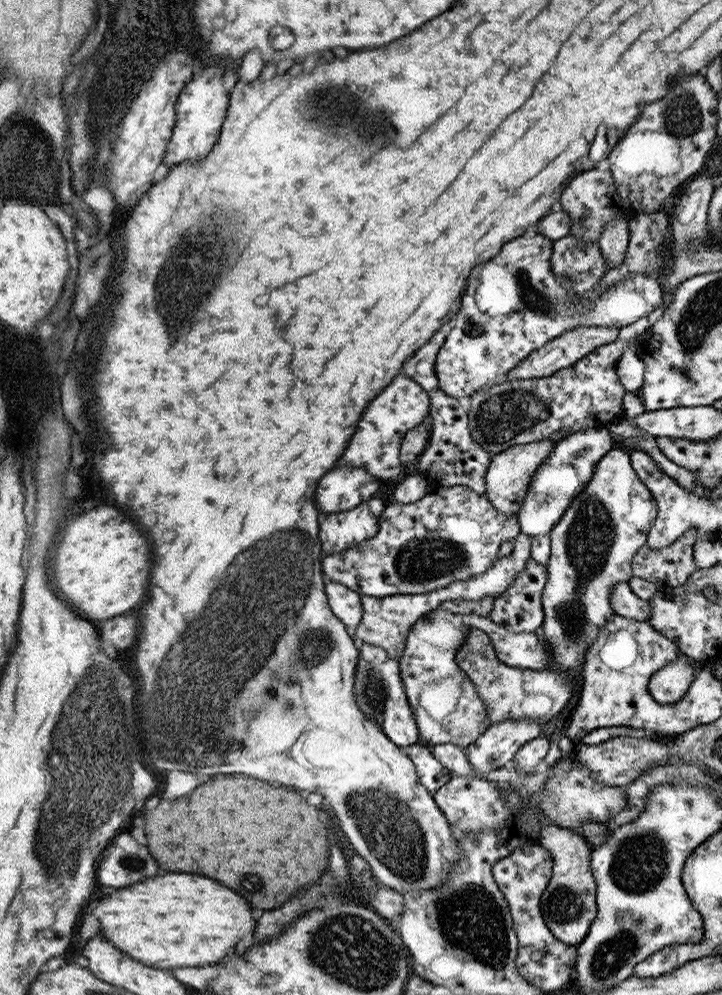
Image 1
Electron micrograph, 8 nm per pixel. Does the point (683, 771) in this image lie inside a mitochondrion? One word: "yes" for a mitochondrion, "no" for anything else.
no

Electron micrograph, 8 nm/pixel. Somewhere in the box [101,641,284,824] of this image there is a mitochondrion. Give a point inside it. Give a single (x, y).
(186, 720)

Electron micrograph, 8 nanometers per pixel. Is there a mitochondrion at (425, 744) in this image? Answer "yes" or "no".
no

